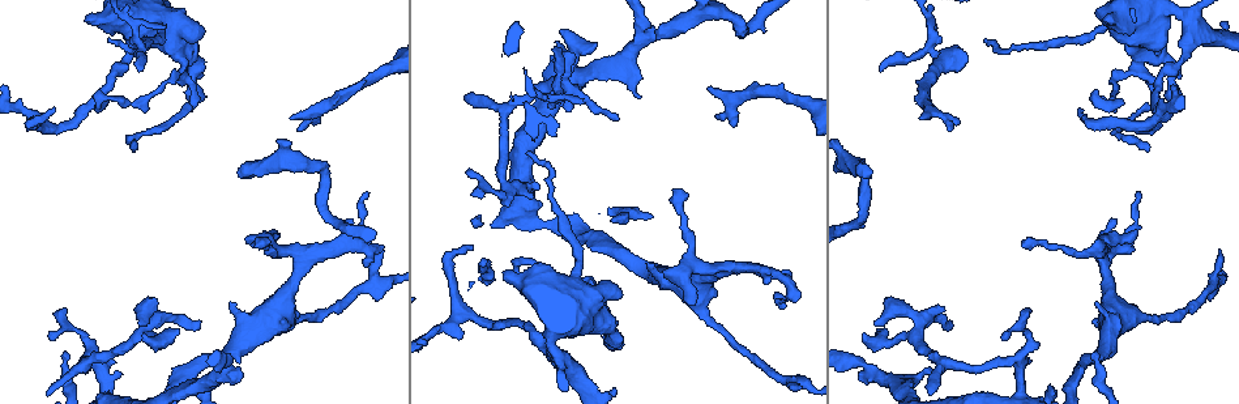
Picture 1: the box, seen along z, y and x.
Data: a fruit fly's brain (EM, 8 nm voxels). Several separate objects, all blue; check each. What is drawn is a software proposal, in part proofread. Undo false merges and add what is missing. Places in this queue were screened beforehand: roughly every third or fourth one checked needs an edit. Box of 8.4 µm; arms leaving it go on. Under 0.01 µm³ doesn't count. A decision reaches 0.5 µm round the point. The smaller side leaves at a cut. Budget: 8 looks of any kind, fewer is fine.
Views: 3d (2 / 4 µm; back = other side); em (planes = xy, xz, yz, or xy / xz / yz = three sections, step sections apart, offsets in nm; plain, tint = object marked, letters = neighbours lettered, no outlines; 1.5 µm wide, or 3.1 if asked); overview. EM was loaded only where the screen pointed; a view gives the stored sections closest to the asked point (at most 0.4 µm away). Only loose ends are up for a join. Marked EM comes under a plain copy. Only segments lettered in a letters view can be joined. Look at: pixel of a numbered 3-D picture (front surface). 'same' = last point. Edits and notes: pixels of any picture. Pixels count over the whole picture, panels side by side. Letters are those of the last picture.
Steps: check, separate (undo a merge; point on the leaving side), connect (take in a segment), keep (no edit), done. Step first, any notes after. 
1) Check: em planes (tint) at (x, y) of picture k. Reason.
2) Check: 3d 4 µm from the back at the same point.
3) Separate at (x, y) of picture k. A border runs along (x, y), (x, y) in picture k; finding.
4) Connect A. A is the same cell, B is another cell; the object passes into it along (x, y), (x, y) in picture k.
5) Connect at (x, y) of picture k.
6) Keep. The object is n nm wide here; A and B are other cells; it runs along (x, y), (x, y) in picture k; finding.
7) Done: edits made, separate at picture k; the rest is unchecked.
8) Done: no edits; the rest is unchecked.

Check: em xz step 4 (tint) at (143, 336) of picture 1. Branch stops here.

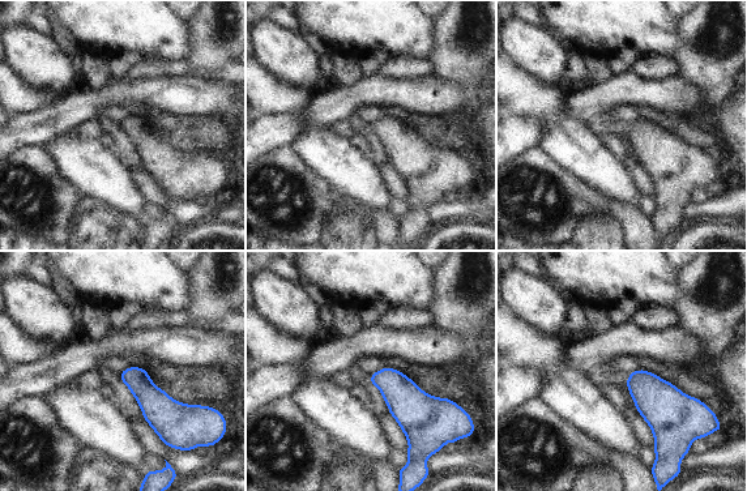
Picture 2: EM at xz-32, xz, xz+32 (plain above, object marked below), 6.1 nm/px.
Check: em planes (letters) at the same point. Another direction.

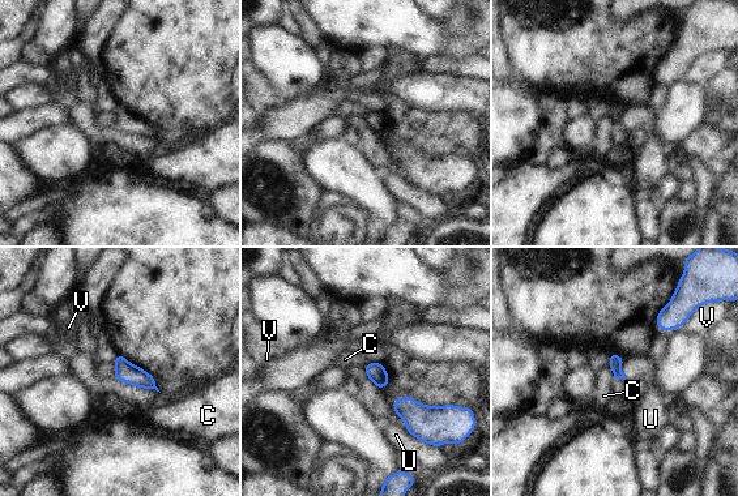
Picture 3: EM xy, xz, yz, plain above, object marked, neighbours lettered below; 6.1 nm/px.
Keep. C, U and V are other cells; a border runs along (608, 367), (614, 376) in picture 3; no lettered segment goes on from it.

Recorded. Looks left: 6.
Check: 3d 4 µm at (482, 260) of picture 1. An open end.

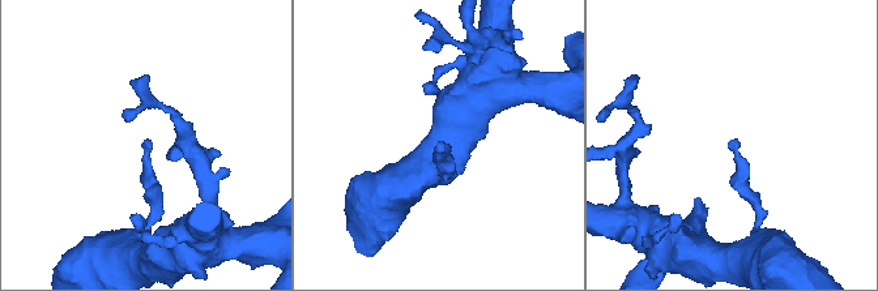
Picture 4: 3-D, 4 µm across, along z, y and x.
Check: em planes (letters) at (439, 143) of picture 4.

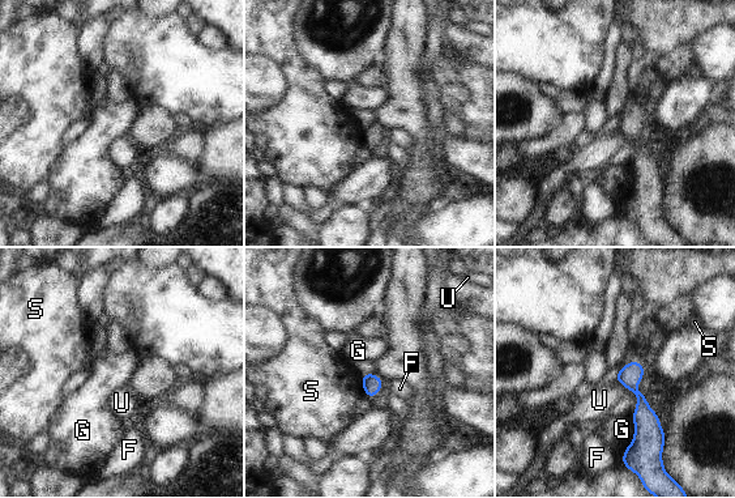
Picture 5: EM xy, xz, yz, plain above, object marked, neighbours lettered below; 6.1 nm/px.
Keep. The longest contact is with G, 320 nm; F, G, S and U are other cells; it runs along (636, 365), (642, 439), (633, 450) in picture 5; none of them fits.

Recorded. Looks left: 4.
Check: em xz step 8 (letters) at (584, 102) of picture 1.

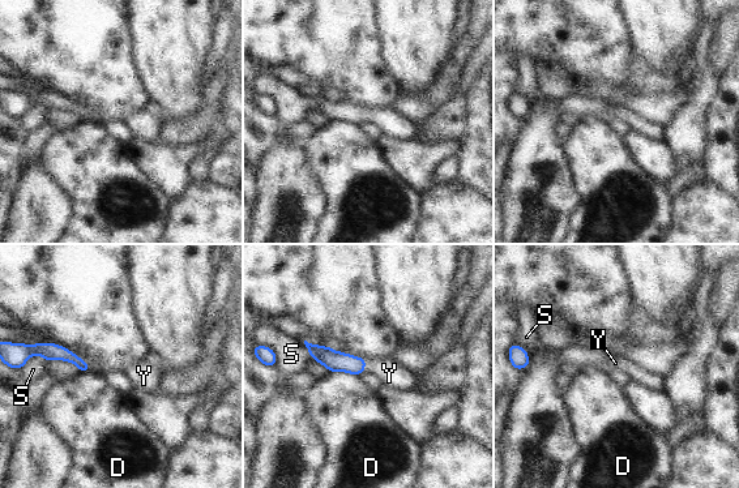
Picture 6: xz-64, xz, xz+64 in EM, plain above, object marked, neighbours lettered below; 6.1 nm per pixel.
Check: em planes (letters) at the same point.

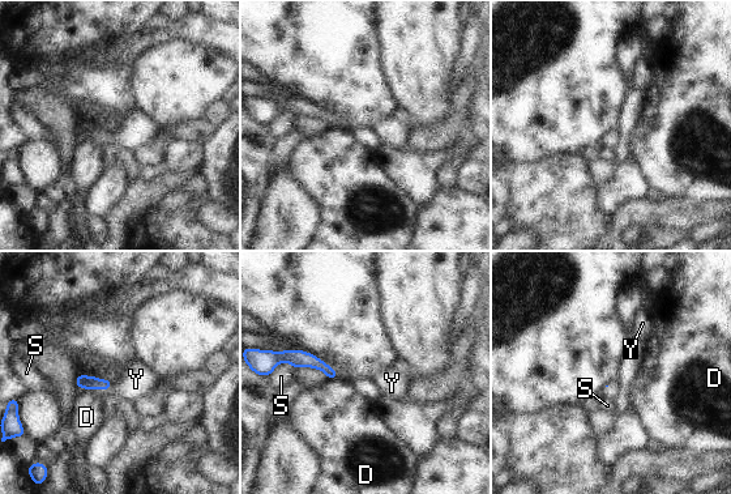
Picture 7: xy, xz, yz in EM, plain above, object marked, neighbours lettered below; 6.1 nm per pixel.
Connect Y. Y is the same cell, D and S are other cells; the object passes into it along (85, 382), (102, 388), (136, 379) in picture 7; it goes on there.

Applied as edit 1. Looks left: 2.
Done: edits made, connect at picture 7; the rest is unchecked.

